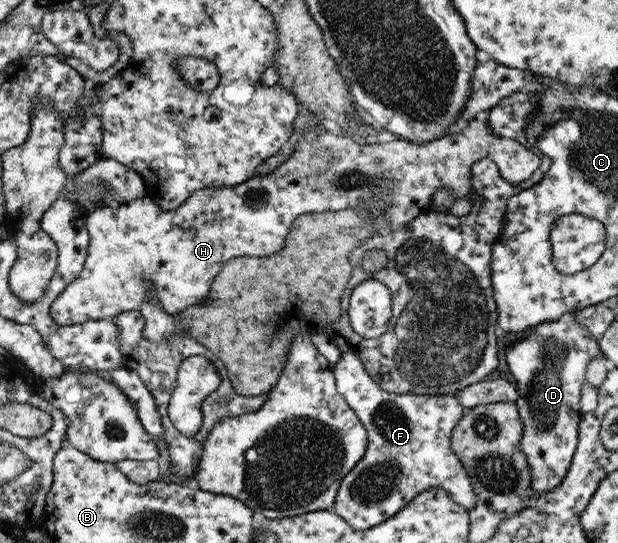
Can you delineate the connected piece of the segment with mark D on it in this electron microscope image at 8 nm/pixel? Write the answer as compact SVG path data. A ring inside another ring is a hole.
M571 311L555 321L539 324L525 338L527 344L548 346L515 344L507 354L509 370L517 380L519 397L515 404L523 422L520 450L533 476L533 499L557 488L569 471L577 451L578 427L583 416L580 399L581 388L586 382L587 364L601 356L598 338L591 337L589 331L577 321L577 314L579 311Z

